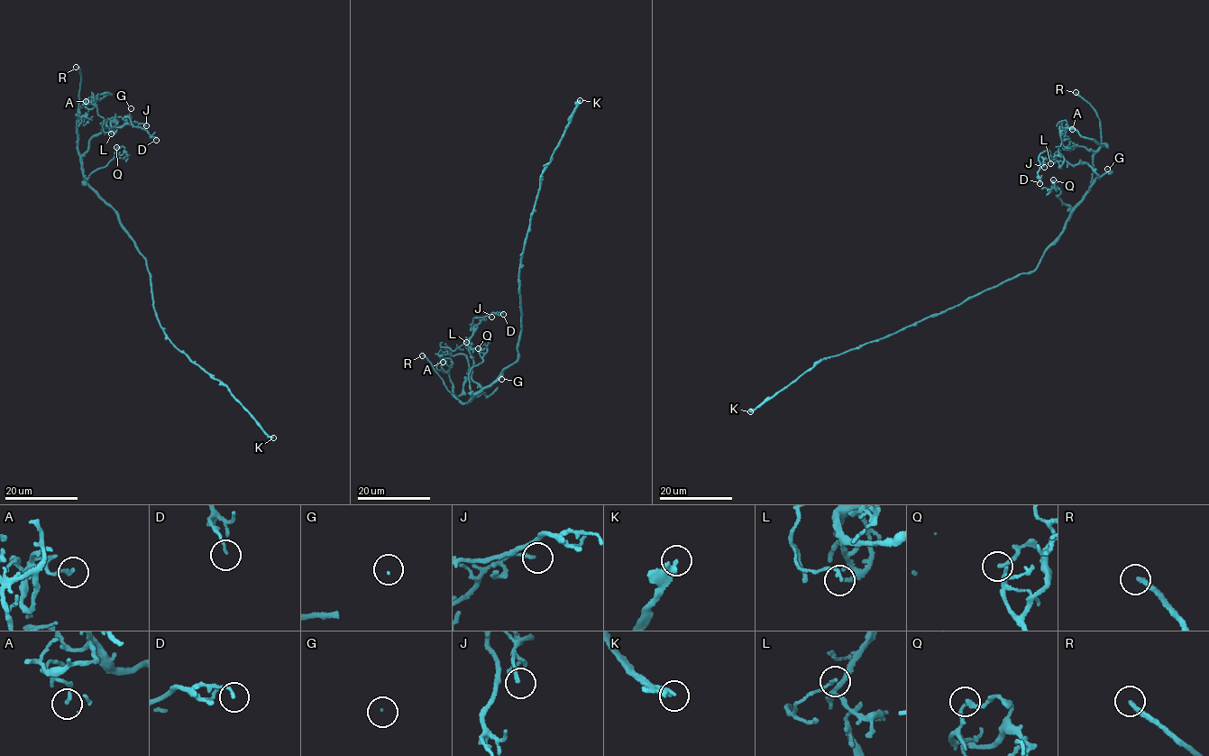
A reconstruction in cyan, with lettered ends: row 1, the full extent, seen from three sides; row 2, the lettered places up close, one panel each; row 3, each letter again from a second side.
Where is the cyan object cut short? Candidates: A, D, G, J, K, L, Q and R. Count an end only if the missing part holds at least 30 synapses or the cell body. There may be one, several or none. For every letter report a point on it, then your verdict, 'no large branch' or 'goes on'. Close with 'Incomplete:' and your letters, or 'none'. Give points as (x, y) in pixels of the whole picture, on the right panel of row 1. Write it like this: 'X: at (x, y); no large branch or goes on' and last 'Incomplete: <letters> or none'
A: at (1072, 129); no large branch
D: at (1039, 183); no large branch
G: at (1107, 169); no large branch
J: at (1044, 167); no large branch
K: at (750, 411); goes on
L: at (1050, 163); no large branch
Q: at (1053, 179); no large branch
R: at (1076, 92); goes on
Incomplete: K, R

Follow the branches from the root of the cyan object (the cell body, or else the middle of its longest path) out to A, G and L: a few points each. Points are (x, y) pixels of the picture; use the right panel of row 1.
A: (1000, 283), (1033, 271), (1089, 188), (1094, 152), (1107, 145), (1075, 128), (1063, 134), (1072, 129)
G: (1000, 283), (1033, 271), (1045, 252), (1059, 240), (1071, 213), (1093, 180), (1111, 173), (1108, 173), (1107, 169)
L: (1000, 283), (1033, 271), (1056, 244), (1089, 188), (1094, 152), (1107, 145), (1067, 128), (1062, 131), (1050, 163)

